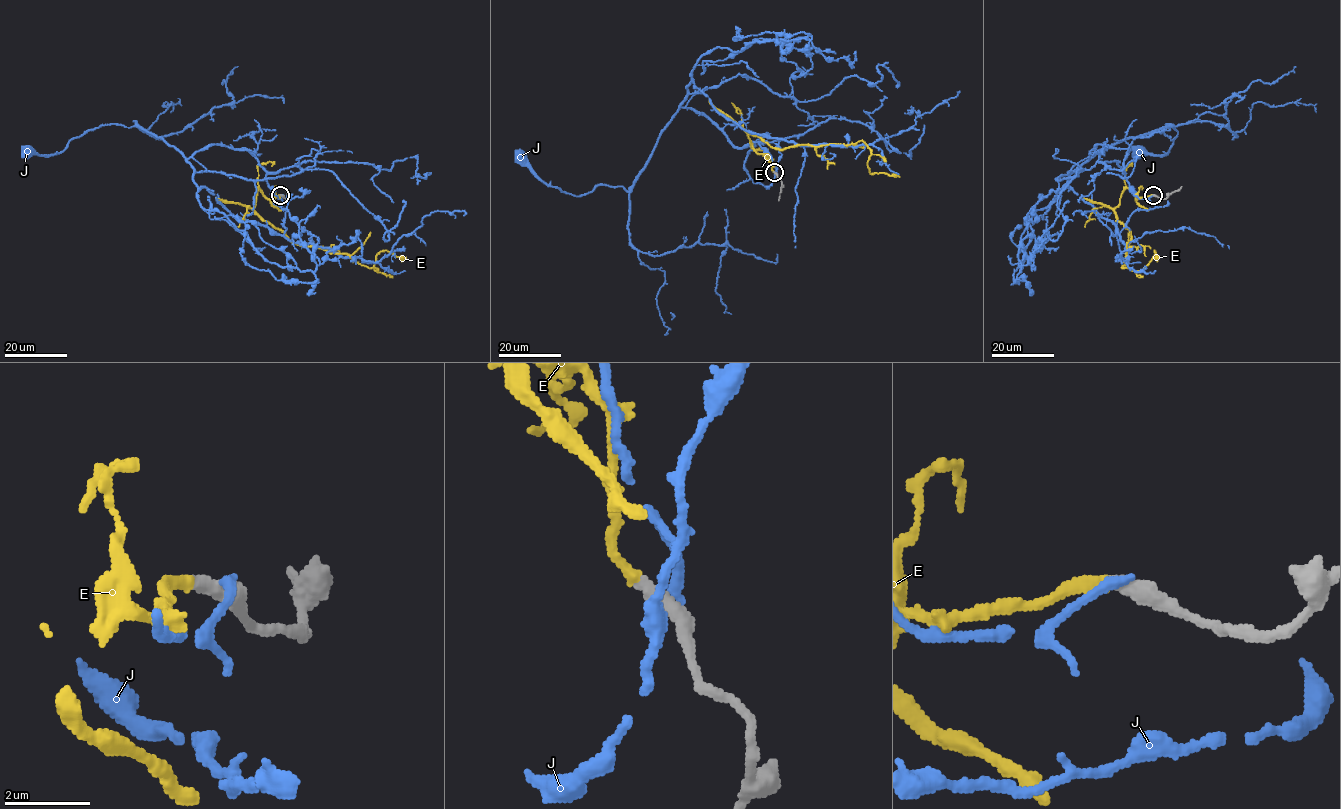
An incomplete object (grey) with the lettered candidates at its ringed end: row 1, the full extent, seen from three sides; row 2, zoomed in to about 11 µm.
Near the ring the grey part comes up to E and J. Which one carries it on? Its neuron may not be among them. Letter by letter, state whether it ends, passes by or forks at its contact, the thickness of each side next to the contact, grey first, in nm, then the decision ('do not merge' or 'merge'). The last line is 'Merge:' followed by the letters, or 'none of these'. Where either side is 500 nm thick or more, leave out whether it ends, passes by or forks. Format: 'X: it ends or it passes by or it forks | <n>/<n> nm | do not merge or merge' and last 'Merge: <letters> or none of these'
E: it ends | 360/280 nm | merge
J: 500/240 nm | do not merge
Merge: E

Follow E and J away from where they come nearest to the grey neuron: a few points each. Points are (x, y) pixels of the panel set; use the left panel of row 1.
E: (280, 195), (267, 199), (259, 188), (253, 209), (294, 243), (347, 253), (378, 271), (380, 251), (406, 257)
J: (282, 195), (278, 198), (245, 149), (213, 144), (186, 158), (134, 125), (104, 125), (53, 154), (26, 152)

